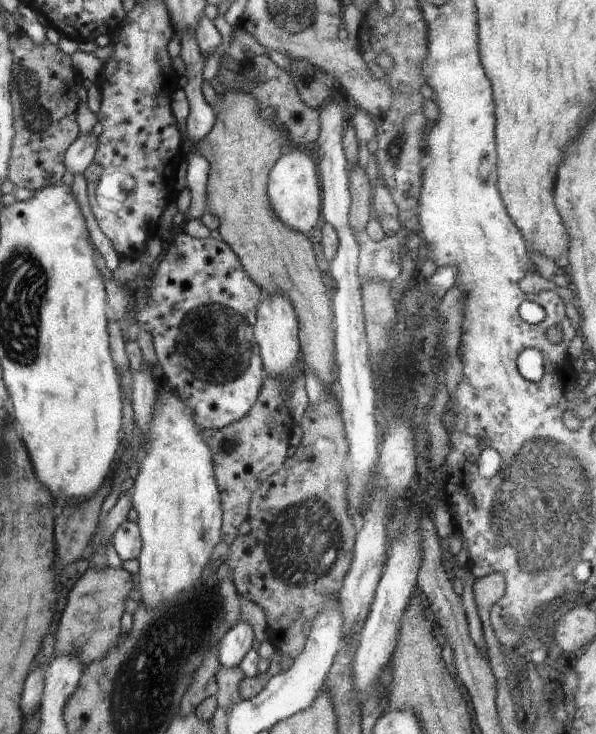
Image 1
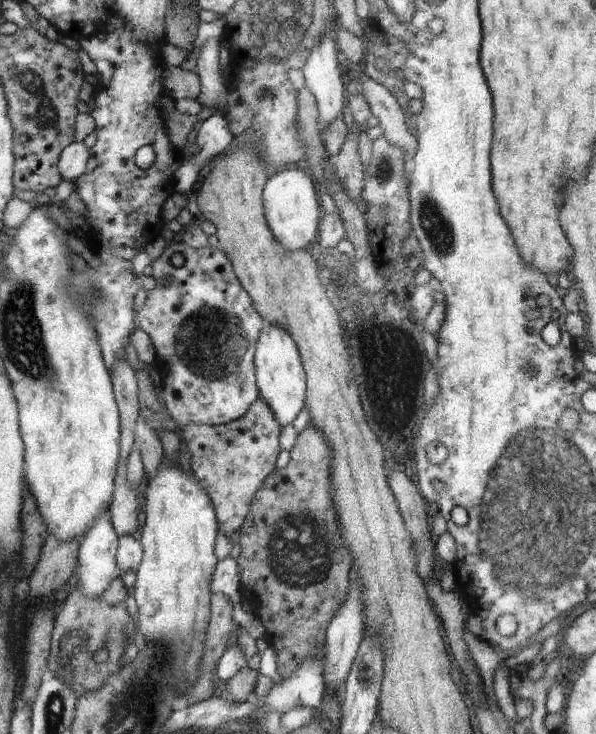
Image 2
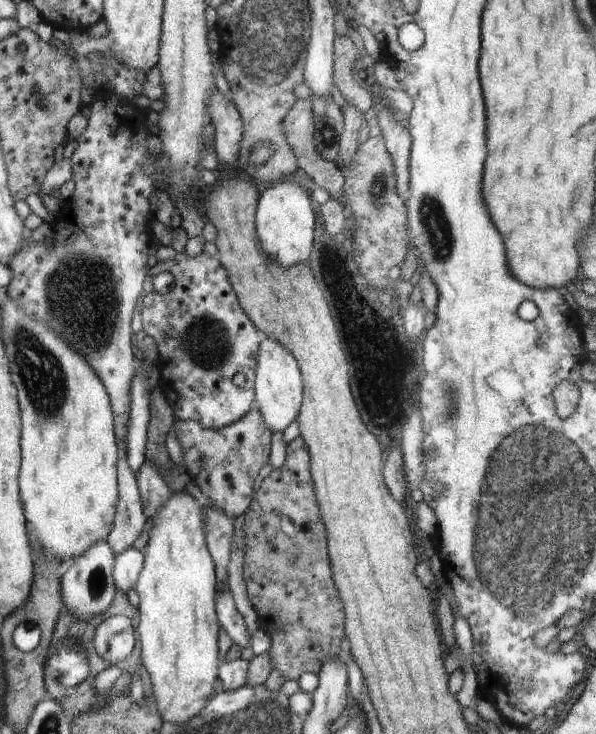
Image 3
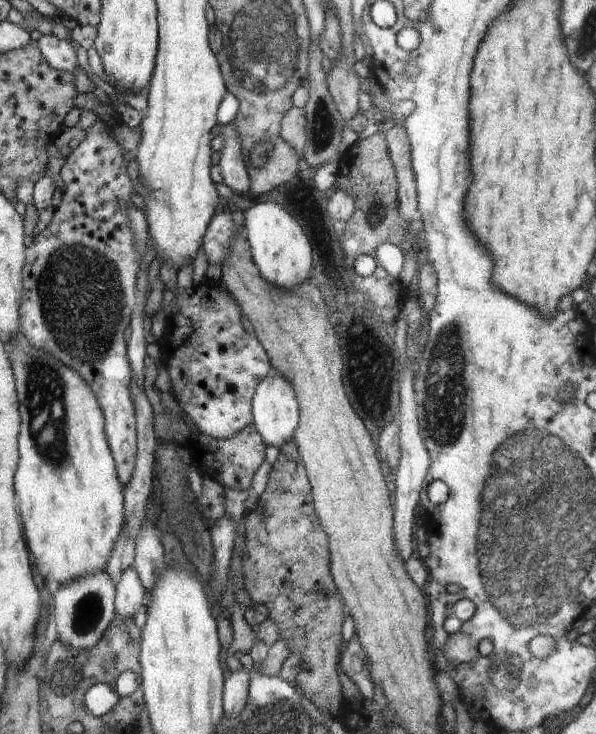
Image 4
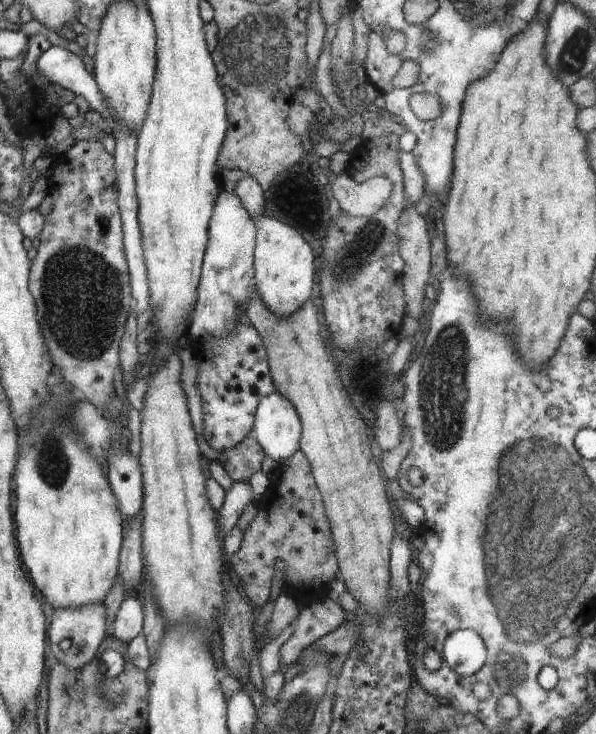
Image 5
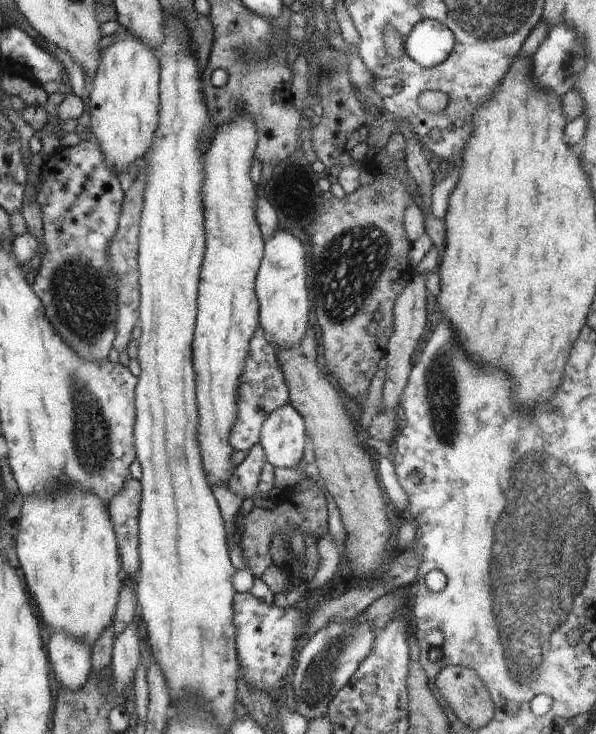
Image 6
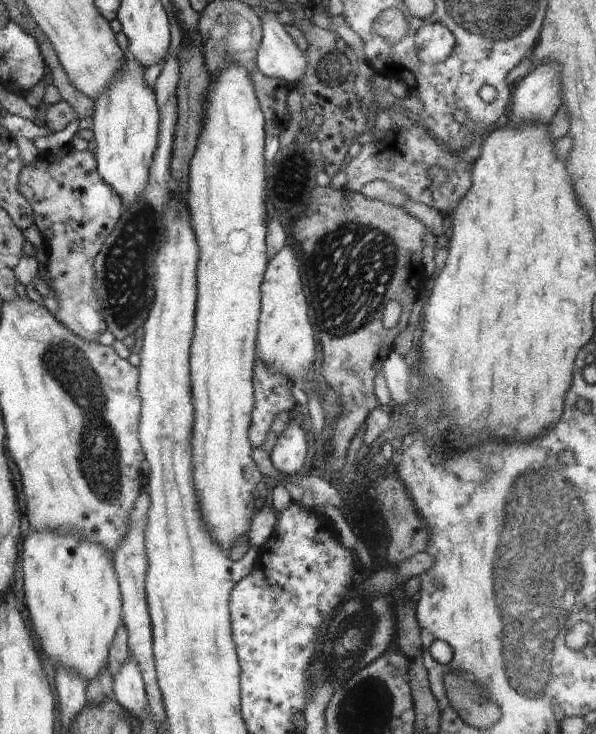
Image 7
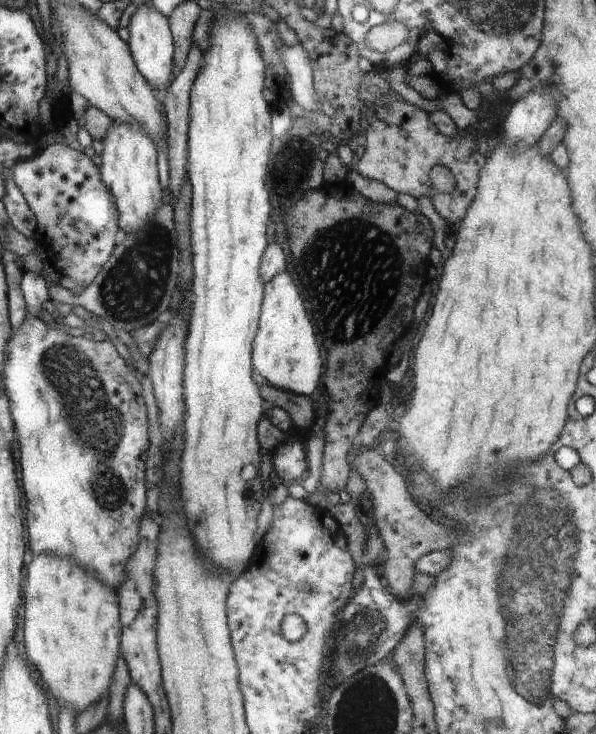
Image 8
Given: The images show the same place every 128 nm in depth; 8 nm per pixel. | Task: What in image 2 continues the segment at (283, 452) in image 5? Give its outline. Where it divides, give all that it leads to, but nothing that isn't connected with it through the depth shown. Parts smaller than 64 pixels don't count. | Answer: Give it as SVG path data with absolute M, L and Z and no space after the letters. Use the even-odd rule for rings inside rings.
M263 321L253 361L260 397L266 401L281 427L290 425L305 407L307 389L304 367L294 339L282 327Z

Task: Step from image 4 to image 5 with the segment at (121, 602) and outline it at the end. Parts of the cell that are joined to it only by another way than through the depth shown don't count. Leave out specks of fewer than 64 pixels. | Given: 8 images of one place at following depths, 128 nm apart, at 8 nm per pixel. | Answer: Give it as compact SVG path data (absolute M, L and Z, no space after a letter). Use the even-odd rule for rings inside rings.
M137 593L134 596L126 594L111 628L112 634L125 645L142 632L143 606Z

